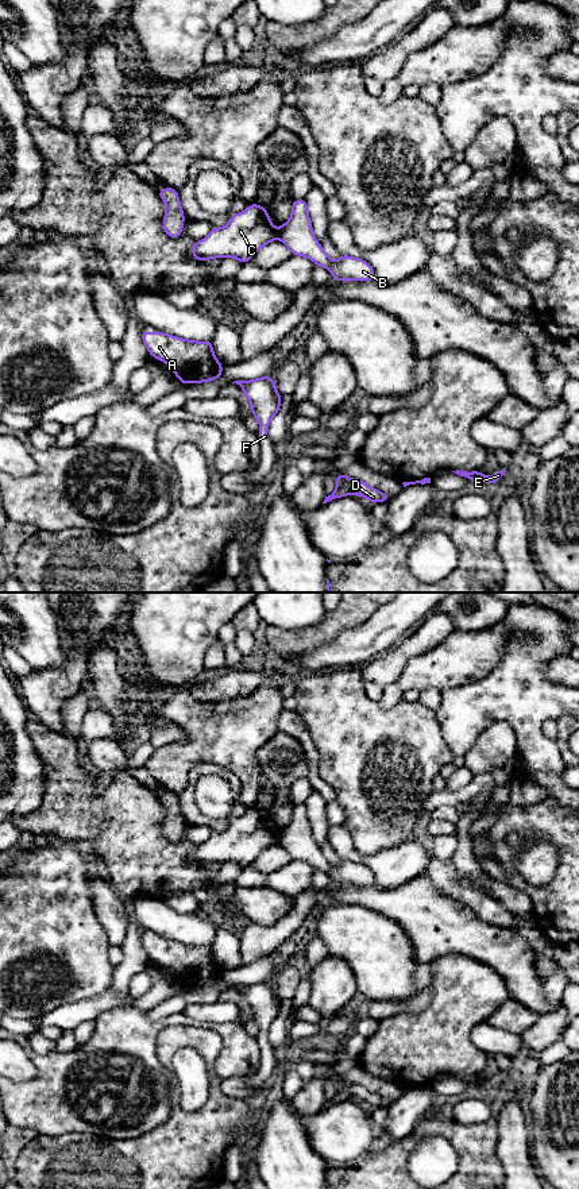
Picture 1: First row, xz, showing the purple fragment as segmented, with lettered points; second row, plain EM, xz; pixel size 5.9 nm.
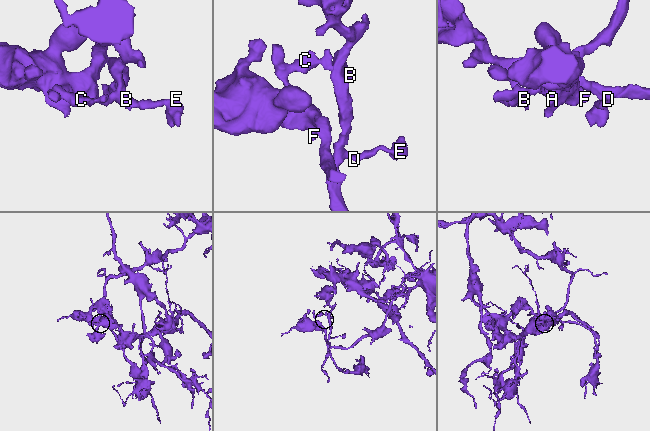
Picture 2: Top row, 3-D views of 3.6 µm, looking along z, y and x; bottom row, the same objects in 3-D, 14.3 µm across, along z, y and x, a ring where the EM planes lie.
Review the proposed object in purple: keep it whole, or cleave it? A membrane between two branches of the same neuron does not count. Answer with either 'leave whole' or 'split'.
split

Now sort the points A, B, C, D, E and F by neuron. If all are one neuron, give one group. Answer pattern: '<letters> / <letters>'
A C F / B D E

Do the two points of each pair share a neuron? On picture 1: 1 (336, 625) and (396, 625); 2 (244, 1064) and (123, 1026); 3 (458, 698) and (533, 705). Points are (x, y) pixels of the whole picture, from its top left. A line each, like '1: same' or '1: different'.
1: different
2: same
3: same

